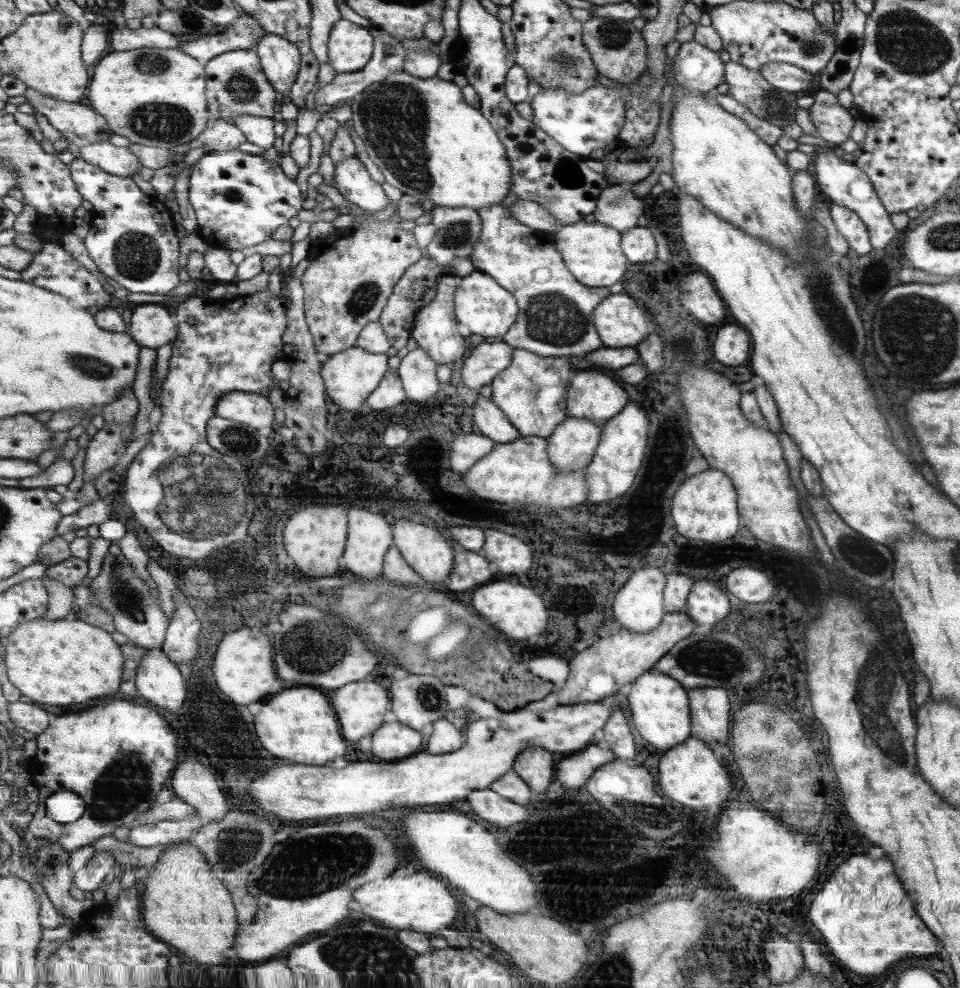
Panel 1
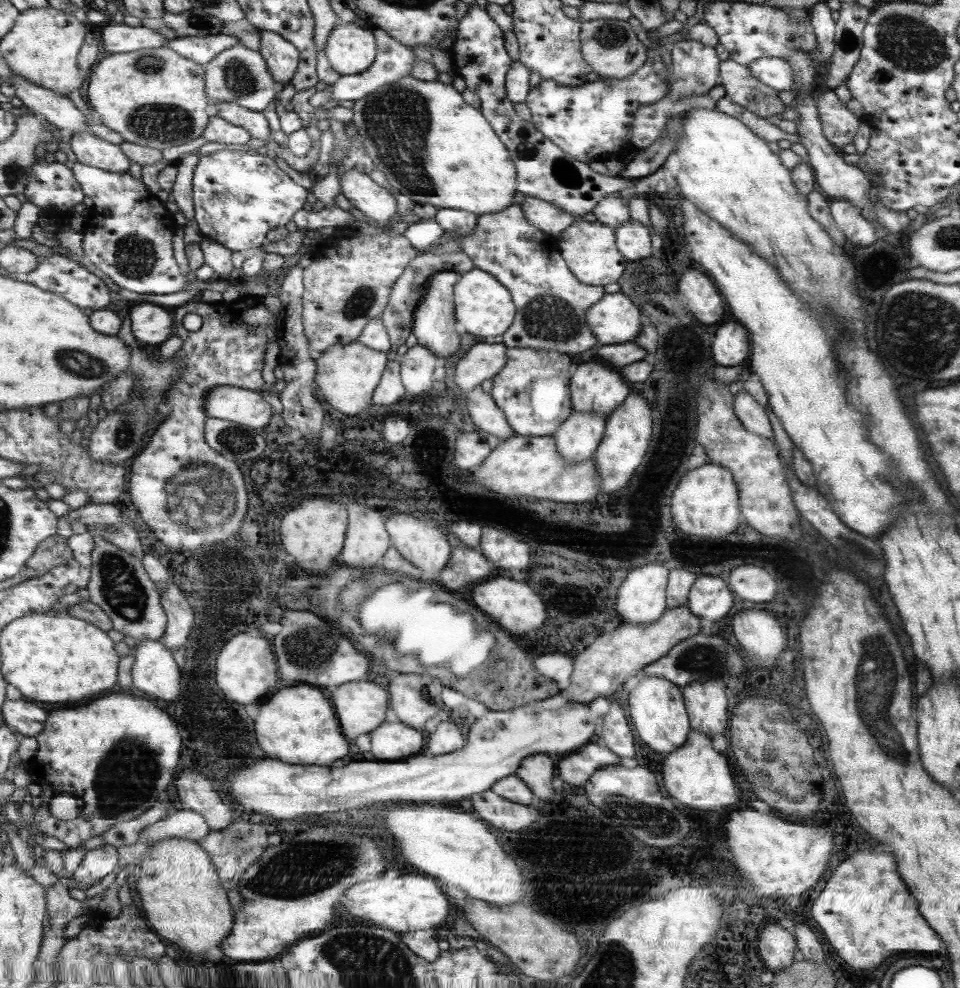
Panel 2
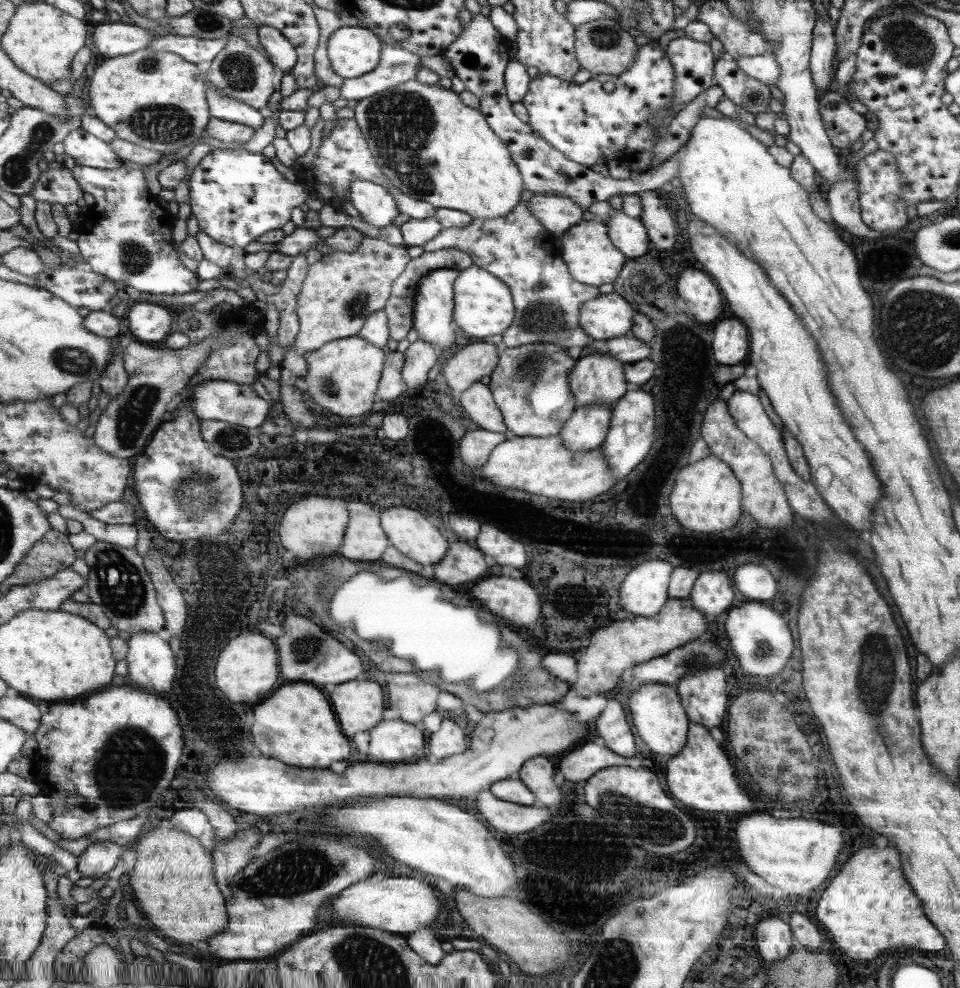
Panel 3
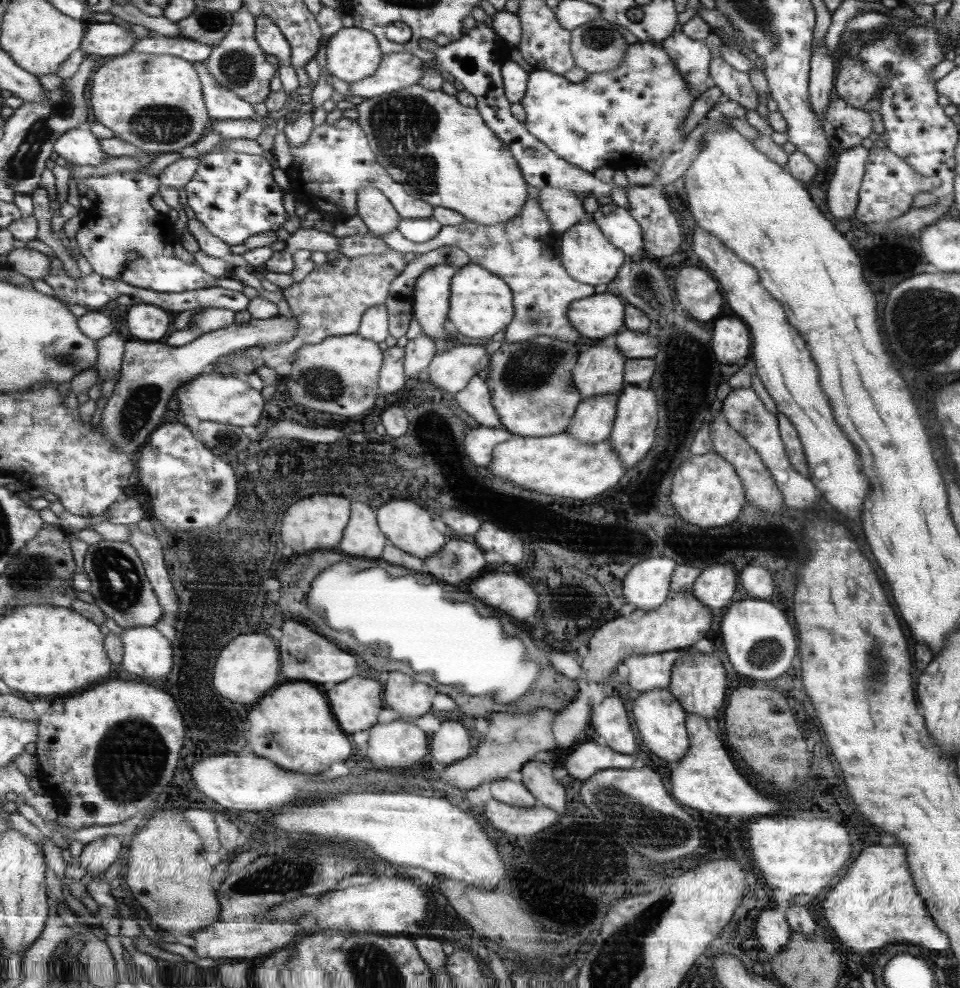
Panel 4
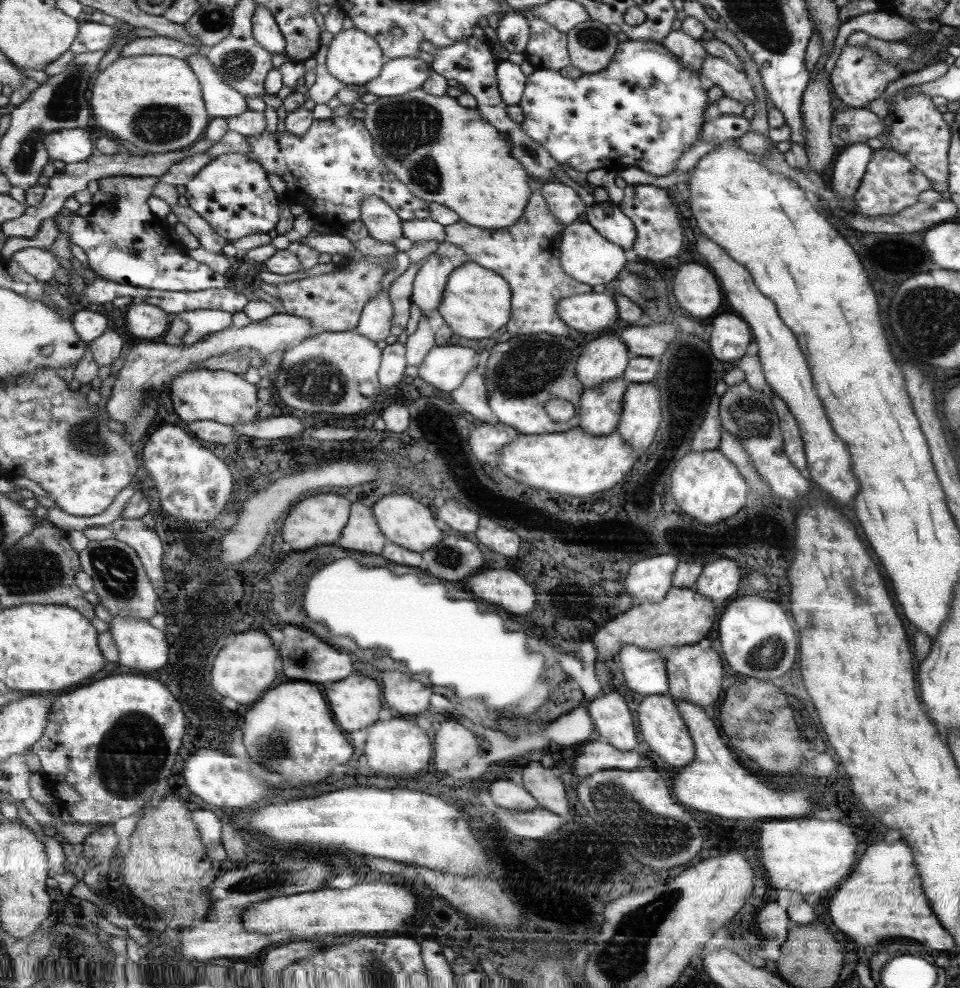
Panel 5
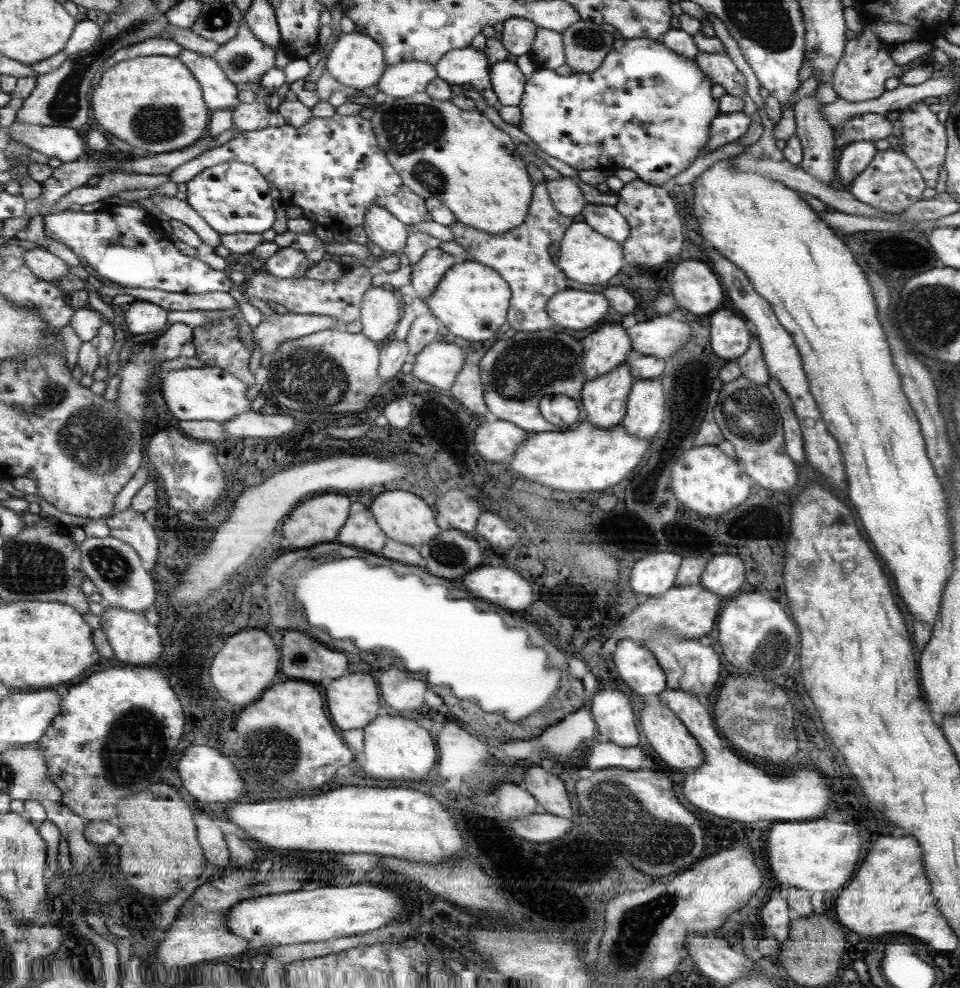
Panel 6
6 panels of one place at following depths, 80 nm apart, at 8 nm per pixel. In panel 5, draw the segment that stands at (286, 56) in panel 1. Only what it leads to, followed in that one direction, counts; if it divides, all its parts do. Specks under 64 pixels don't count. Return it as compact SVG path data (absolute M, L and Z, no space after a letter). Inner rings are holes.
M265 6L256 7L253 25L254 38L263 48L272 53L285 55L287 40L269 8L265 8Z

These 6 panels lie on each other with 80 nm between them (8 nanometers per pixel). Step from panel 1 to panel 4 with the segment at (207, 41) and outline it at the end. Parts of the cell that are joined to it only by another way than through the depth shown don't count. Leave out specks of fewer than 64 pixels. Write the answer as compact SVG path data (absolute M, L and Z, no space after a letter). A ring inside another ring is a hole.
M160 35L155 38L146 37L139 40L132 50L143 54L179 56L194 64L209 60L214 48L183 36L168 38Z

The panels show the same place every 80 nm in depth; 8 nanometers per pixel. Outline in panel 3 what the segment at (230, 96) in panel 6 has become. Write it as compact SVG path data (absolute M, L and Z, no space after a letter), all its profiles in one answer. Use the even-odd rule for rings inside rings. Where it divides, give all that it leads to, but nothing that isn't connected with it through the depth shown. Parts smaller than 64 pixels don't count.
M211 82L206 83L206 85L212 118L246 124L254 128L255 132L263 126L265 118L263 118L263 114L259 112L258 108L229 95L224 95L224 92L220 91Z

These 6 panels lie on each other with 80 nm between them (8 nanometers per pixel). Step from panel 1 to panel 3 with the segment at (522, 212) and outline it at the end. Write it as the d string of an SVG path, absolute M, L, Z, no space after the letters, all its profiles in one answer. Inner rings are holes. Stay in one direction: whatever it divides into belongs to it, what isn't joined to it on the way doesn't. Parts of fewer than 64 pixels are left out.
M534 194L526 202L546 230L555 235L564 233L583 216L584 210L578 204L561 195Z

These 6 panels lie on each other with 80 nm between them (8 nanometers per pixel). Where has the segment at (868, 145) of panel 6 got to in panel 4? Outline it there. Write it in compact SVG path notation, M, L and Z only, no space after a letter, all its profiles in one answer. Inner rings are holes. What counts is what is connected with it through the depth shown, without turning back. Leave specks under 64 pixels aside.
M858 145L837 156L826 190L826 203L831 216L849 221L854 213L868 151Z

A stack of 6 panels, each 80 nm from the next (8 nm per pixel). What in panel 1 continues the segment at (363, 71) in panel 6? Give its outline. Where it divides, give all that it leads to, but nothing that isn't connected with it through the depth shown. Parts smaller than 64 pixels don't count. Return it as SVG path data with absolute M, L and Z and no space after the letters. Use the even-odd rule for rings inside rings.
M341 20L335 25L329 42L329 64L337 74L363 71L373 55L372 30L347 20Z

